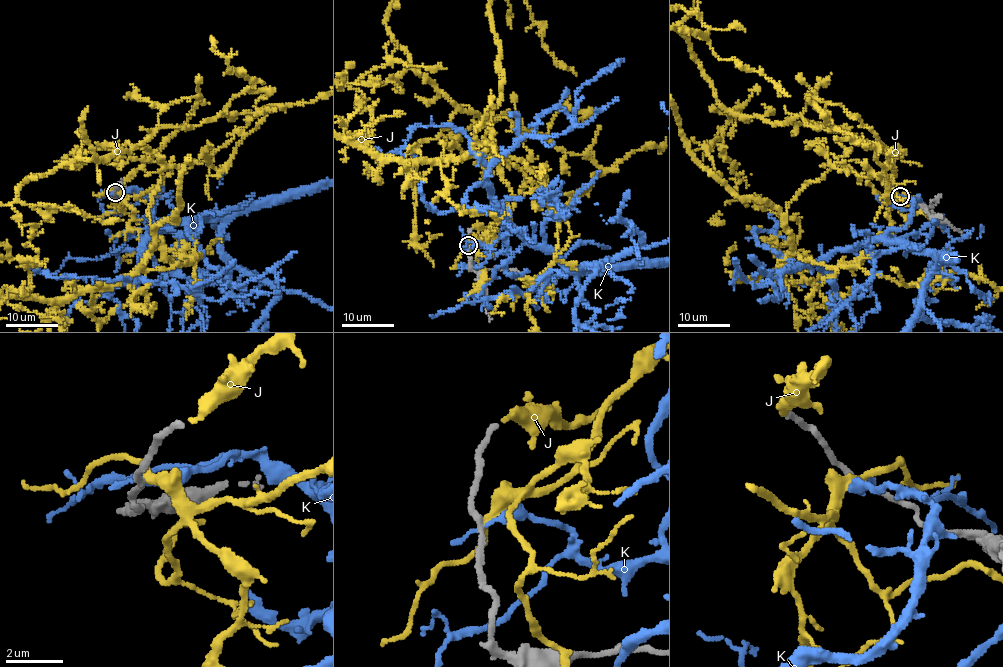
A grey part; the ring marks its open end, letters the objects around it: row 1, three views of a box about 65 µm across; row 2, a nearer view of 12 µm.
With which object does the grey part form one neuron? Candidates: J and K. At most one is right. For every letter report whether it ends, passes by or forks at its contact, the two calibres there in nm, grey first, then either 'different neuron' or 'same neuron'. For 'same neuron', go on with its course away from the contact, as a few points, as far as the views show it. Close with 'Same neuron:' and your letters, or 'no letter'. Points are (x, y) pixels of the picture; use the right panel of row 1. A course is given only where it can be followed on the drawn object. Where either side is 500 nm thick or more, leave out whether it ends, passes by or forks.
J: it passes by; 200 nm thick on the grey side, 300 nm on the other; same neuron
K: it passes by; 200 nm thick on the grey side, 170 nm on the other; different neuron
Same neuron: J

